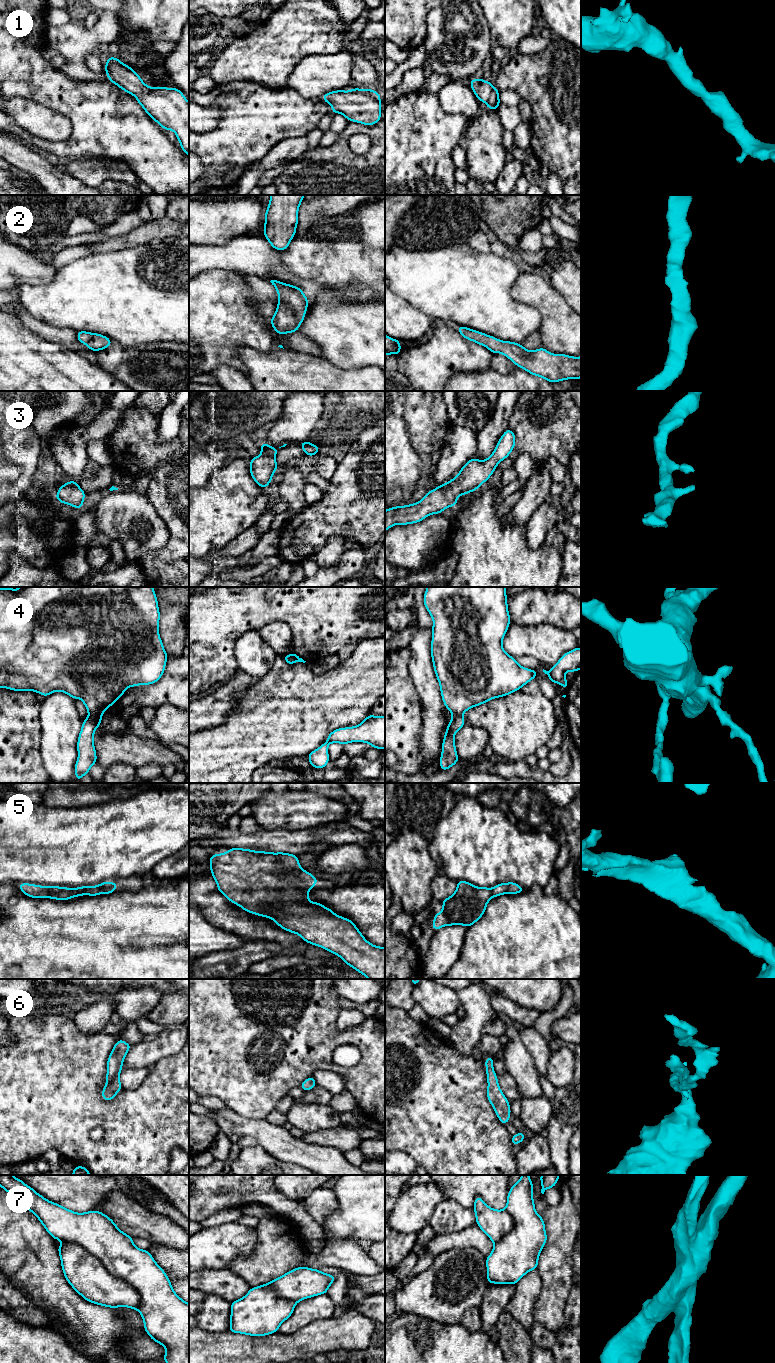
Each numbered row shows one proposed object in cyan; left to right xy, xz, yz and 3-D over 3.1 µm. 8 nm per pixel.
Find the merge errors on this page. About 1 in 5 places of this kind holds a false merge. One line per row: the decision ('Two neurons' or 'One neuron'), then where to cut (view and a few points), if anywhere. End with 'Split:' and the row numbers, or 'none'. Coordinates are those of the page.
1: One neuron. No split
2: One neuron. No split
3: One neuron. No split
4: Two neurons. Split along xy (89, 714), (100, 719)
5: One neuron. No split
6: One neuron. No split
7: Two neurons. Split along xy (62, 1240), (81, 1245), (125, 1280), (137, 1292), (139, 1310)
Split: 4, 7

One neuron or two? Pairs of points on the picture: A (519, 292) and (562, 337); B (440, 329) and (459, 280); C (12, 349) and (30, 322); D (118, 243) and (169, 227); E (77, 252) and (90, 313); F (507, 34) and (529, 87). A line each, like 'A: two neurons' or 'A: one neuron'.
A: one neuron
B: two neurons
C: two neurons
D: one neuron
E: two neurons
F: two neurons

